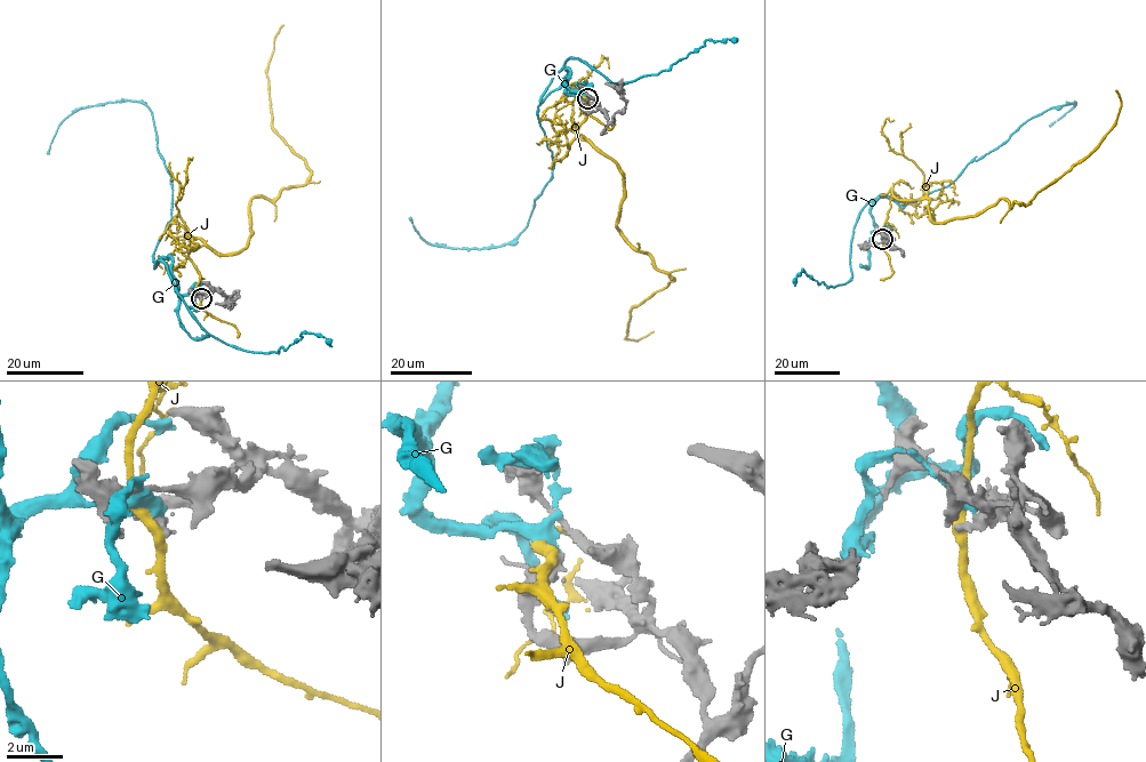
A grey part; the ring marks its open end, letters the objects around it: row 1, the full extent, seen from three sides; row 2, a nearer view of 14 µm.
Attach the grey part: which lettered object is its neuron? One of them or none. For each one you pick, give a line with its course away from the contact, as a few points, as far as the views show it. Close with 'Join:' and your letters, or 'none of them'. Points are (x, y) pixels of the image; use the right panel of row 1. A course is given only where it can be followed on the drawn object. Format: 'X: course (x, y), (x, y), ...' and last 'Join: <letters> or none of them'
Join: none of them

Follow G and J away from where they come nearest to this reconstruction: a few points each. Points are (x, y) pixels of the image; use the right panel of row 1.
G: (884, 238), (871, 208), (880, 195), (904, 203), (947, 187), (1035, 117), (1076, 102), (1049, 126)
J: (882, 239), (891, 193), (930, 200), (936, 223), (976, 216), (1002, 199), (1024, 206), (1112, 127), (1115, 90)

